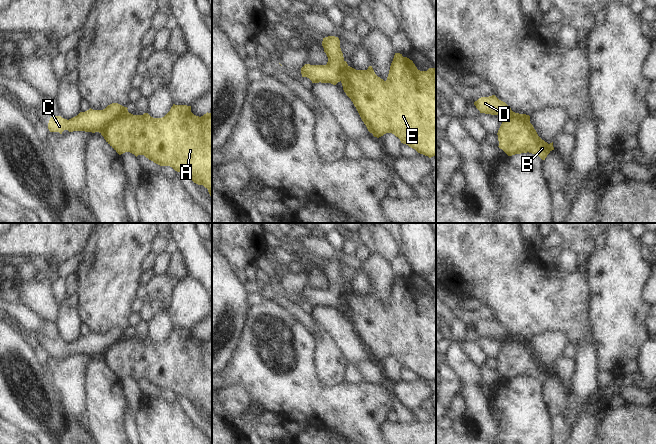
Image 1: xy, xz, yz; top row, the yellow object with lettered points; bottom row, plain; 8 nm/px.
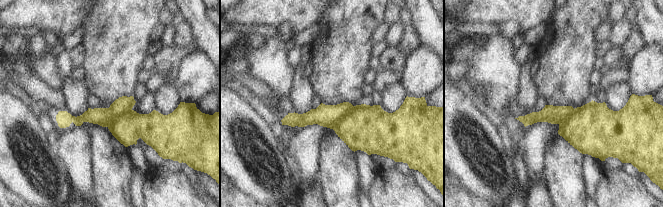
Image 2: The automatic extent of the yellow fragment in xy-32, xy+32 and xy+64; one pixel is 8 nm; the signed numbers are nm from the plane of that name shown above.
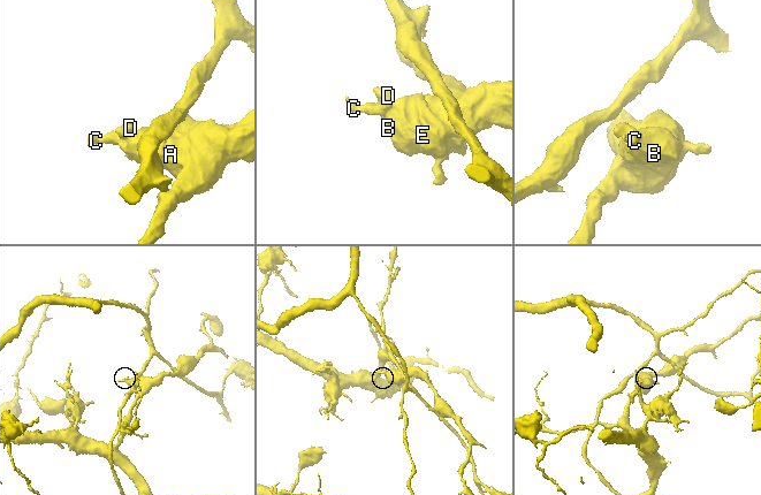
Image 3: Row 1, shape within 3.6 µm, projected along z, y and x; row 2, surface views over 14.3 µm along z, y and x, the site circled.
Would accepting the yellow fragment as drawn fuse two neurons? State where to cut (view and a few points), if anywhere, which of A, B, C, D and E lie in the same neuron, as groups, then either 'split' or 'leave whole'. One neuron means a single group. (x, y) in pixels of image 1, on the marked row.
xy (126, 109), (106, 123), (99, 132) | A B E / C D | split

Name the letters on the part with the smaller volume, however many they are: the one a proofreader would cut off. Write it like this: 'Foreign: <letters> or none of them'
Foreign: C, D

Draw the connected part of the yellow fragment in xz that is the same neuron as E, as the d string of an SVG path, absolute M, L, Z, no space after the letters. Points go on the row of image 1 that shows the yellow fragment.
M395 53L386 81L375 74L372 66L367 70L348 66L341 83L374 137L392 133L418 153L429 158L436 155L436 68L420 71L412 60Z

